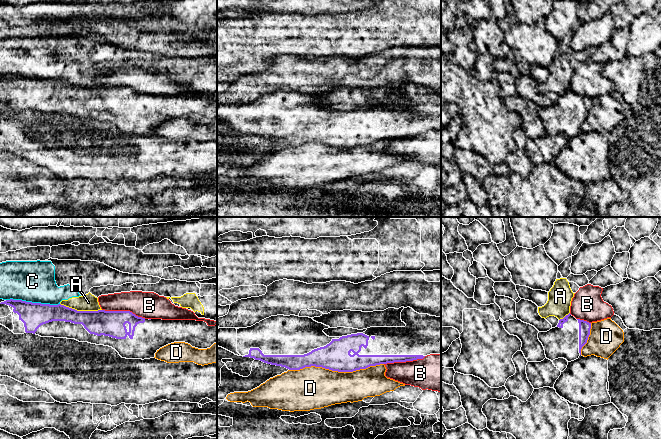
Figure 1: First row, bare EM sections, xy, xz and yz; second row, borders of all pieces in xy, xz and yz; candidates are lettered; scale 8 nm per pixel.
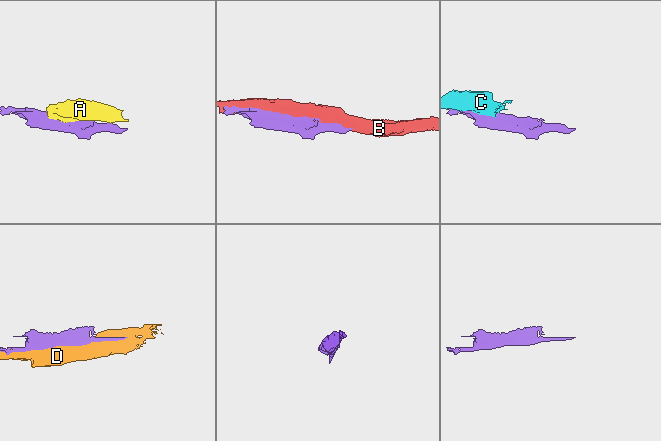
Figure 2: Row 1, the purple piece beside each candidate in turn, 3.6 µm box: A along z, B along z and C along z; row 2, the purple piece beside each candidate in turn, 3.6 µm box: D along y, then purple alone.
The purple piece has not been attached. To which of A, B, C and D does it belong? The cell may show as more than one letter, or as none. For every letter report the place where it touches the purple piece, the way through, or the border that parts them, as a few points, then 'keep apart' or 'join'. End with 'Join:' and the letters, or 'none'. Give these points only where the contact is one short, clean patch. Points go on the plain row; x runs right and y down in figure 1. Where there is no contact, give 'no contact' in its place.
A: contact xy (81, 87); keep apart
B: contact xy (124, 87); keep apart
C: contact xy (33, 79); border xy (6, 75), (59, 80); keep apart
D: contact xz (336, 146); keep apart
Join: none

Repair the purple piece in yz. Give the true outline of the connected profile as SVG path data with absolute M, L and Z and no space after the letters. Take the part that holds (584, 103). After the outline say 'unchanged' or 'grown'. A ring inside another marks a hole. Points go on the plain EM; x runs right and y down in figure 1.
M569 89L559 96L555 104L539 108L538 115L544 123L547 135L553 137L564 134L571 138L581 131L581 125L587 119L590 105L591 99L576 95Z; grown

